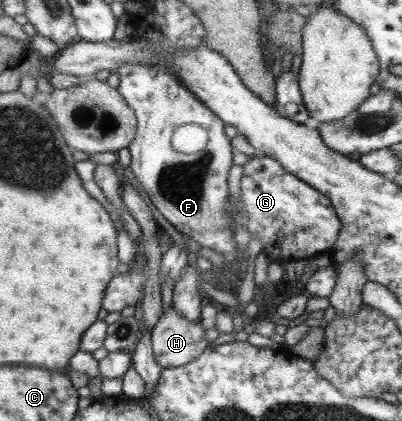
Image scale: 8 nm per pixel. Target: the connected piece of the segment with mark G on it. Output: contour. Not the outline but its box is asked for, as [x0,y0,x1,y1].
[237,153,341,264]

